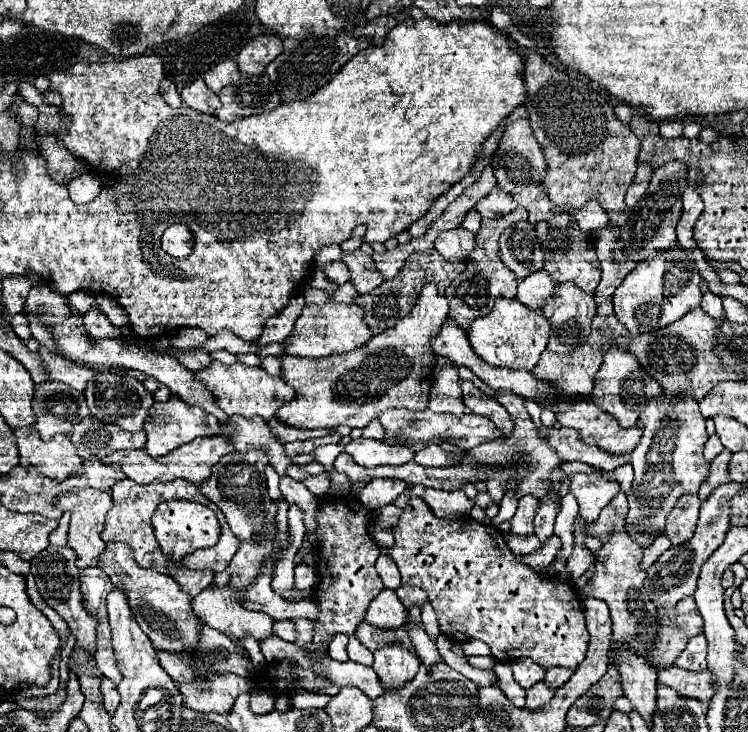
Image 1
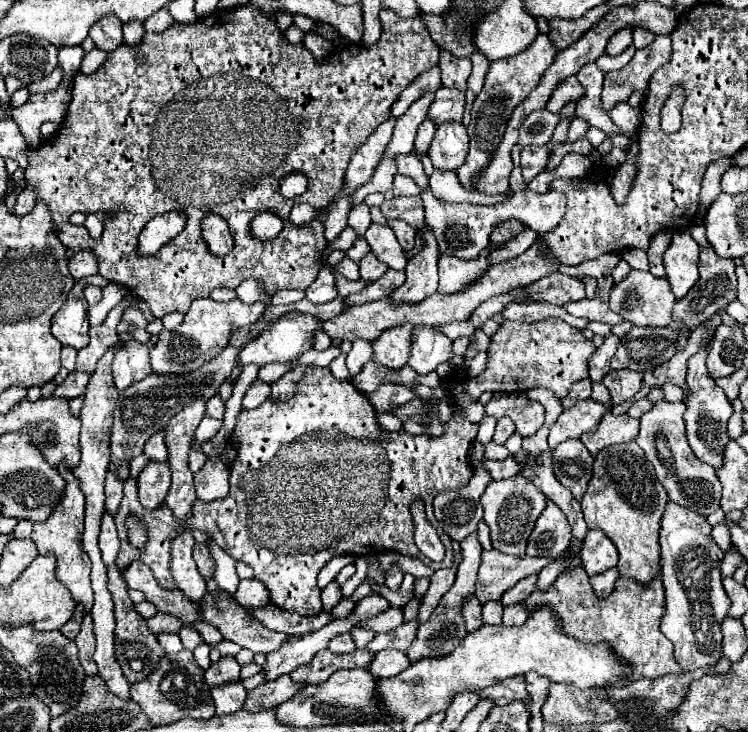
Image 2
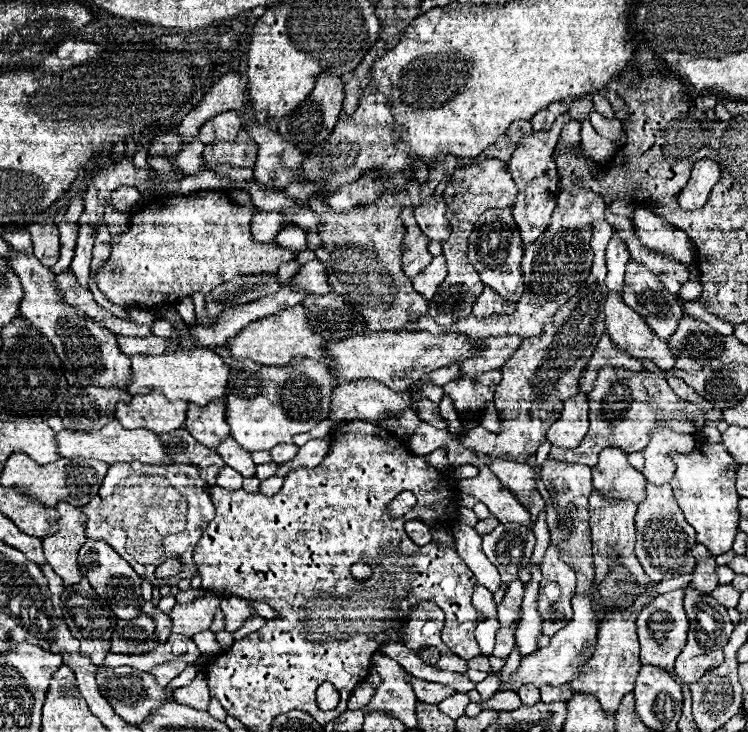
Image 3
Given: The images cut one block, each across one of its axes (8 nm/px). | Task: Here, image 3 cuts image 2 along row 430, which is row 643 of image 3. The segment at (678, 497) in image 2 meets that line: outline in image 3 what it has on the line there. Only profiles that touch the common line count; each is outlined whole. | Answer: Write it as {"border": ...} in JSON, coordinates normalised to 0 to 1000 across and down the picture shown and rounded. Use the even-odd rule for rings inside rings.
{"border":[[[898,806],[893,811],[882,811],[864,831],[856,833],[850,852],[853,852],[858,907],[877,907],[880,913],[888,913],[890,918],[901,915],[901,902],[914,888],[914,874],[920,863],[920,844],[912,831],[912,820],[914,820],[914,809]]]}

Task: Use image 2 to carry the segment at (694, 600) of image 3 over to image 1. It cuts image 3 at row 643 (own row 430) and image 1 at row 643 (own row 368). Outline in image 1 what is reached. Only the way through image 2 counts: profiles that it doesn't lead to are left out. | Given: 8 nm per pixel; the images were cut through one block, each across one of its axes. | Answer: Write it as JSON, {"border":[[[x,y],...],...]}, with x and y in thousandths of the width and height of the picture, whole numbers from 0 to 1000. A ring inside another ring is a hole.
{"border":[[[939,866],[925,872],[920,877],[917,888],[912,891],[912,896],[901,907],[914,915],[925,915],[925,918],[944,915],[947,913],[947,907],[944,907],[944,872]]]}

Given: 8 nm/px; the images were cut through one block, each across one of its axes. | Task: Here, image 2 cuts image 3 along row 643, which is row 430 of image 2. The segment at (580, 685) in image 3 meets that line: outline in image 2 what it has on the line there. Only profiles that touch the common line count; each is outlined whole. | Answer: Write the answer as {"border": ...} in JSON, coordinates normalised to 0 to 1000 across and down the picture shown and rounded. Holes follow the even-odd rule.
{"border":[[[813,566],[805,571],[799,579],[799,587],[791,593],[775,596],[775,601],[783,607],[791,623],[802,617],[802,612],[818,609],[818,607],[832,607],[832,604],[845,604],[853,596],[853,574],[842,568],[821,568]]]}

